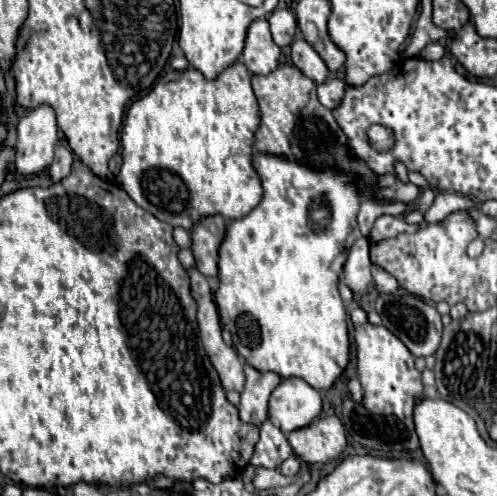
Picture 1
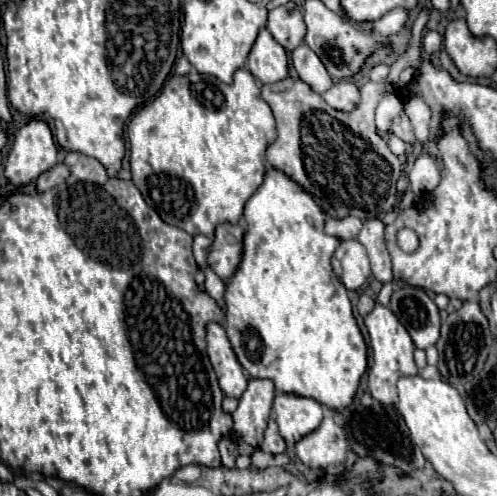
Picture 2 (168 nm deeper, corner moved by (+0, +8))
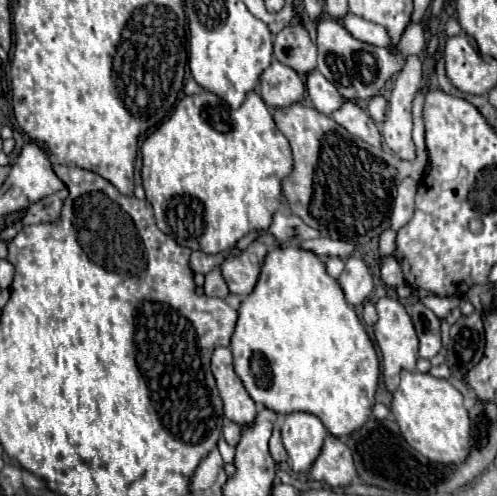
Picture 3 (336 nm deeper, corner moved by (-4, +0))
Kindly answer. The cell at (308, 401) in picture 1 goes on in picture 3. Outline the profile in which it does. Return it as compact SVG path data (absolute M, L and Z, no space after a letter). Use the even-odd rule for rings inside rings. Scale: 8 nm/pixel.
M292 412L282 420L282 442L290 456L294 472L308 472L316 456L320 454L326 428L322 420L308 412Z

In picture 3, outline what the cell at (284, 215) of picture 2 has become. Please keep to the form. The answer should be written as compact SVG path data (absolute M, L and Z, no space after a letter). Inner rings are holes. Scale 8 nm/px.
M294 244L294 246L276 246L274 250L270 250L266 254L262 270L260 270L260 278L258 278L254 290L240 304L238 322L236 322L236 330L232 334L230 350L232 350L232 356L234 356L234 370L236 370L236 374L240 376L242 384L248 390L248 394L252 396L252 400L256 404L260 404L260 406L272 408L278 414L290 414L290 412L296 412L296 410L310 412L310 414L318 416L324 422L324 426L328 428L328 432L338 436L338 438L348 436L350 432L358 430L370 418L372 404L374 404L374 394L376 394L376 388L378 388L378 376L380 376L380 366L378 366L378 356L376 356L374 344L368 338L364 326L360 324L360 320L356 316L356 310L346 302L340 284L326 272L324 260L318 258L314 252L300 248L298 244Z

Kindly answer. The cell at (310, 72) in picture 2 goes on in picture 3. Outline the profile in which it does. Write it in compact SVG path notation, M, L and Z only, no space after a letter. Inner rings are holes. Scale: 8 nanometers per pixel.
M318 70L308 72L306 90L308 90L308 96L310 96L314 108L322 114L332 114L342 104L342 96L334 88L334 84L330 84Z

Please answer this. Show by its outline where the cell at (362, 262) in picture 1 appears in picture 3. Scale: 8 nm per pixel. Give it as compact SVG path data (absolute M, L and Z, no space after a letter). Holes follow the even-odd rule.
M348 258L346 260L346 268L342 272L342 276L338 278L346 300L352 306L358 306L364 302L364 298L372 292L374 284L372 284L372 274L366 266L366 262L362 258Z

